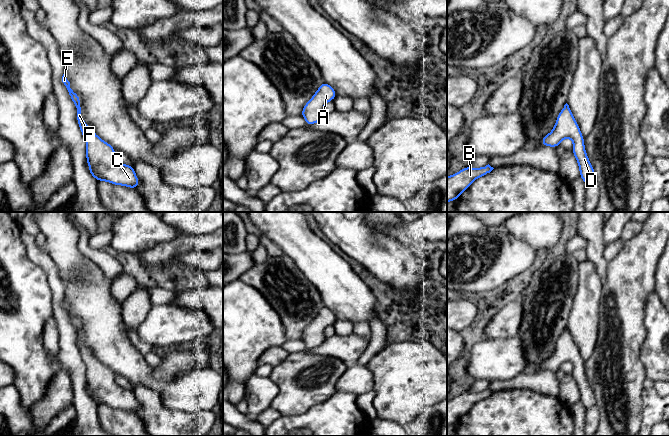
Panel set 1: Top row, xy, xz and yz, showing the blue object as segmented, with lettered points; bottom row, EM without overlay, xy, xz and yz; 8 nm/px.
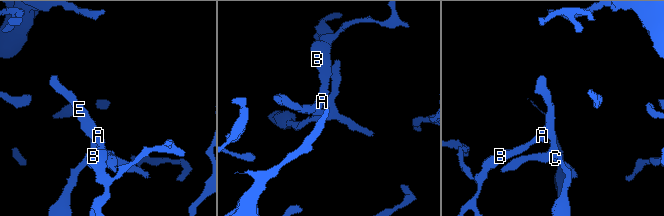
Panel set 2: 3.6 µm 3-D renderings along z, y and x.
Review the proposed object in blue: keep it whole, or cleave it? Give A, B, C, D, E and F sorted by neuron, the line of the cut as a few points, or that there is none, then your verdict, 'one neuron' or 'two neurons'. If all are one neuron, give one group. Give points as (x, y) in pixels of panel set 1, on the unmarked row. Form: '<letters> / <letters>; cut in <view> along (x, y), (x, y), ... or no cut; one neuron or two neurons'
A B C D E F; no cut; one neuron

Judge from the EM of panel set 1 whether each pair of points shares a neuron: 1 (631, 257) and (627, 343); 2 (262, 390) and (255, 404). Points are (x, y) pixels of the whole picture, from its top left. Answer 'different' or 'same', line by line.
1: same
2: same

